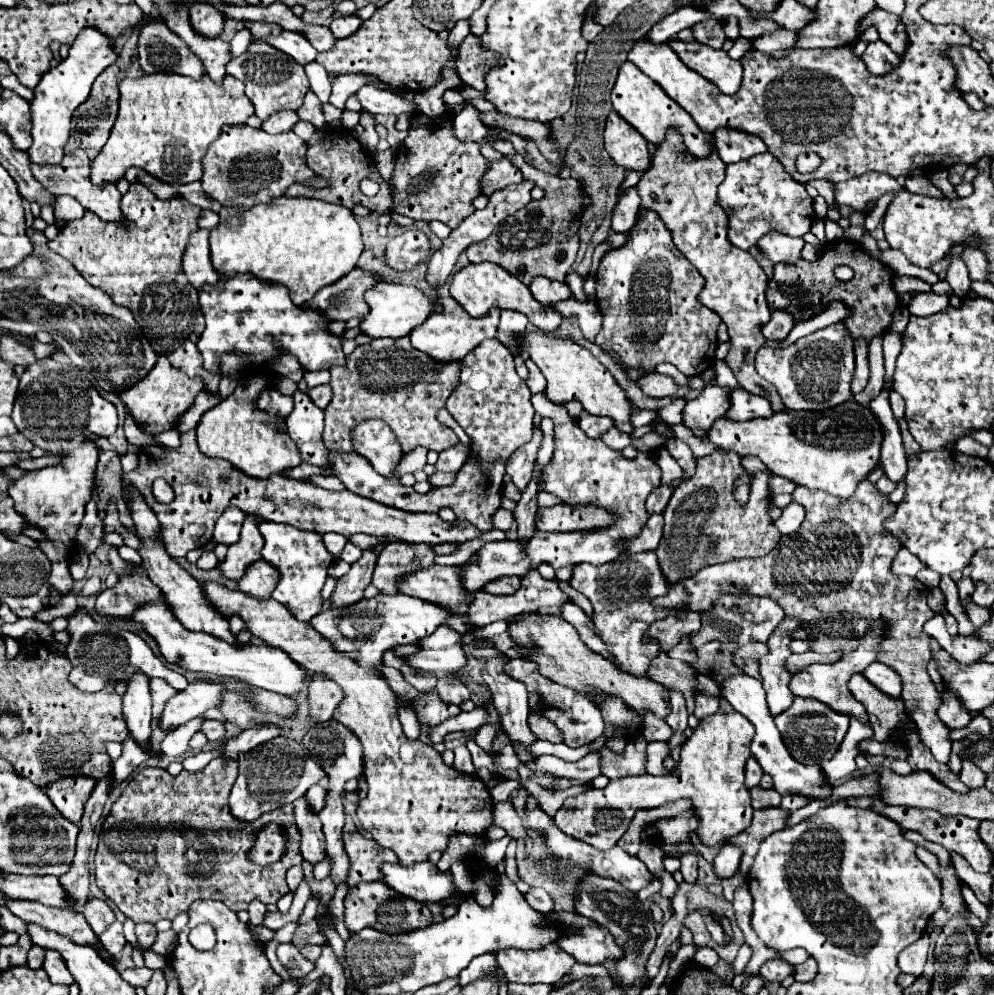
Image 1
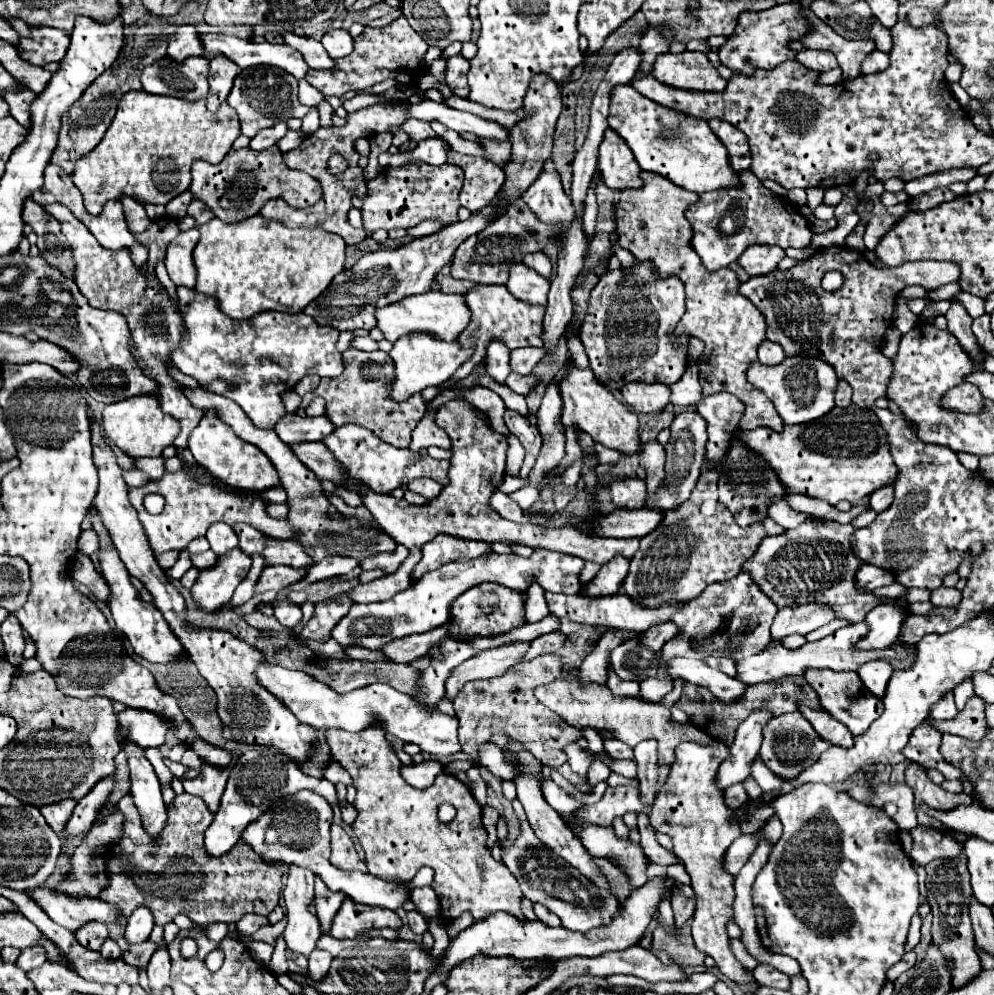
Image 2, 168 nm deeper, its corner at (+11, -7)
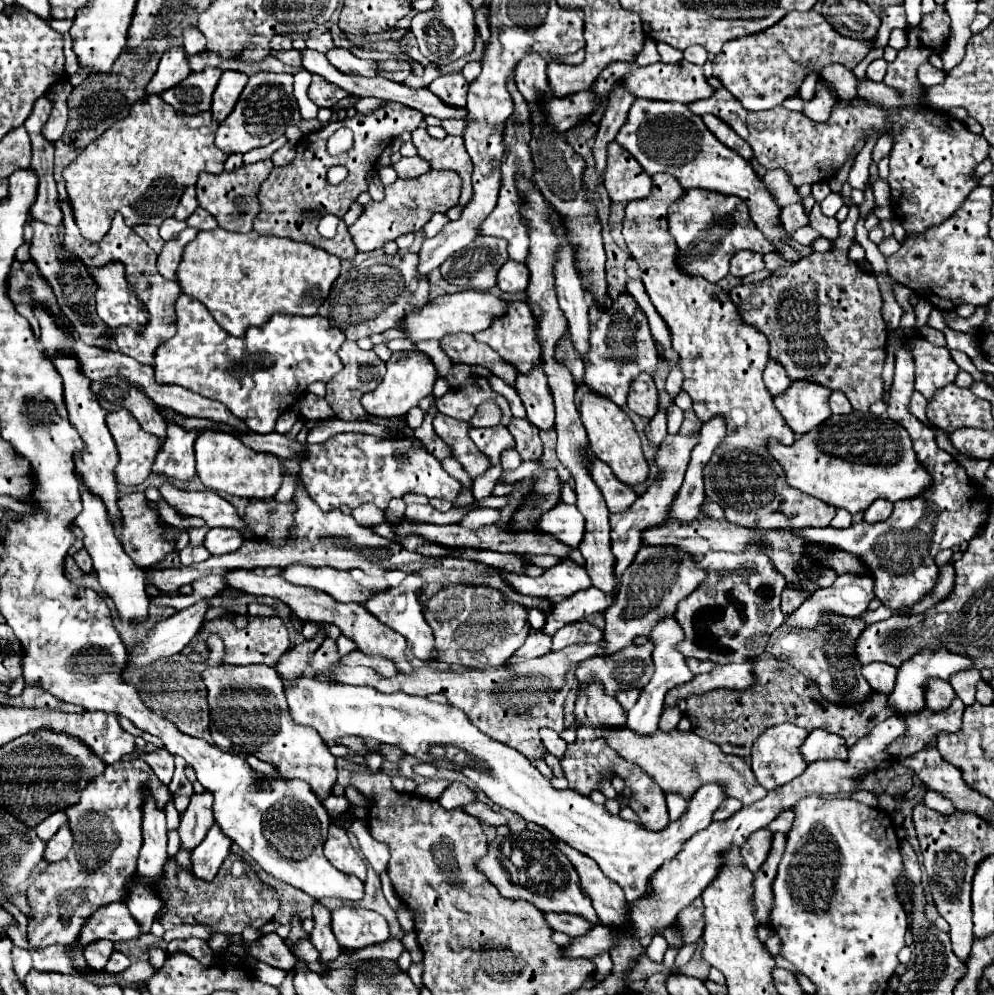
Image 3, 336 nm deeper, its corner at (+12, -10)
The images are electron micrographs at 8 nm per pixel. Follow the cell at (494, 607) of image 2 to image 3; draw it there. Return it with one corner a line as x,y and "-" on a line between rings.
445,587
441,595
435,595
429,599
429,607
425,607
425,621
431,625
435,635
435,647
439,653
439,659
447,665
461,663
469,669
491,669
501,667
513,651
517,651
525,637
529,635
529,621
527,621
527,609
515,601
509,601
499,589
493,587

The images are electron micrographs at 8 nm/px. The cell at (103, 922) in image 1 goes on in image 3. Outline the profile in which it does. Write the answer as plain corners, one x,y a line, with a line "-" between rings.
99,939
95,943
85,945
81,951
83,951
83,957
89,967
105,967
105,963
113,951
113,943
109,939

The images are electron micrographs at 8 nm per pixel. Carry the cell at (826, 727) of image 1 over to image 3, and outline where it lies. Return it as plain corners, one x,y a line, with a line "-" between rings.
783,723
783,725
775,725
769,727
765,733
761,733
755,743
753,743
753,751
751,751
751,767
755,771
757,781
767,789
773,791
785,783
789,783
791,779
799,777
805,769
807,769
807,761
803,759
799,747
803,745
807,737
807,731
803,727
797,727
793,723

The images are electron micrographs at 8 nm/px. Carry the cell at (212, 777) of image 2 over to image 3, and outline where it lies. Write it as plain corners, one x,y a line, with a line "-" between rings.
207,789
203,793
191,795
191,803
185,809
181,825
179,825
179,837
181,837
183,849
191,851
205,839
209,827
215,821
211,805
213,805
213,795
209,795

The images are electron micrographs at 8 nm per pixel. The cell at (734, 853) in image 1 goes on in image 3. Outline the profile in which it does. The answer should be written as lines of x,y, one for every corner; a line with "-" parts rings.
761,829
761,831
755,831
745,841
745,845
741,845
741,857
749,871
757,871
757,867
761,867
761,863
765,861
765,855
769,853
771,837
773,833
769,829

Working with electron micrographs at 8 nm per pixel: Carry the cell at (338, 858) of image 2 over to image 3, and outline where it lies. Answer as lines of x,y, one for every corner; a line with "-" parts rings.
331,825
329,837
325,841
325,857
339,871
349,873
349,875
355,875
361,881
365,881
365,863
357,855
357,851
351,847
345,829
341,829
337,825

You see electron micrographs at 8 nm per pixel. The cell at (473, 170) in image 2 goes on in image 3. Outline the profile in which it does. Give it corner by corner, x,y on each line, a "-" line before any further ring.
417,127
411,135
413,135
413,145
417,147
419,157
429,159
433,169
453,169
461,175
463,179
461,201
457,207
449,211
451,221
459,219
463,213
463,205
467,205
467,201
473,197
473,183
471,183
473,161
469,159
469,153
465,151
463,139
455,135
447,135
445,139
435,139
423,127

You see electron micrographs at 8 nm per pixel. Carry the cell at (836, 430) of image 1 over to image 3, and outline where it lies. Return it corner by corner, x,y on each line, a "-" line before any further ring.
857,411
831,415
825,427
799,435
793,445
769,439
767,451
783,467
787,485
849,513
865,511
875,499
895,503
897,499
915,497
929,487
929,473
917,463
909,435
905,435
899,423
889,421
887,415

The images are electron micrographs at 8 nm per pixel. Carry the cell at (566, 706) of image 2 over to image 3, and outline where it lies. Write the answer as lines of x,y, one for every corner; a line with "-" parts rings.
601,727
601,731
609,747
613,747
625,761
635,763
649,773
665,793
673,791
691,799
693,791
697,791
701,783
717,779
717,783
729,783
729,797
741,799
743,805
755,803
767,795
767,791
757,783
749,759
727,755
715,743
695,735
693,731
679,731
677,727
669,733
659,729
653,735
641,735
629,727

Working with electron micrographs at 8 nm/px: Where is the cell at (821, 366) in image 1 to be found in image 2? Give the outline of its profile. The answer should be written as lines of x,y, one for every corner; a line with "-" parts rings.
790,356
778,366
764,366
760,362
752,364
748,372
748,380
758,386
772,400
776,412
784,420
784,424
804,424
812,422
834,408
834,392
836,392
836,372
830,364
818,358
806,356

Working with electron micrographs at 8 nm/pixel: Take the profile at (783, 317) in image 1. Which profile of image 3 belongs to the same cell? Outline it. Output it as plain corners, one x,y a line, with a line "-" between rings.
769,359
769,363
765,365
763,379
765,379
765,387
769,389
771,395
781,395
781,391
785,391
785,387
789,387
789,383
791,383
785,369
775,359

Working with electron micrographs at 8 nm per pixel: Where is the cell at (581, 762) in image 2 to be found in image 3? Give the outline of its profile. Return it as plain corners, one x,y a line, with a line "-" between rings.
541,729
541,739
543,739
543,743
545,743
545,747
547,747
547,751
549,751
551,755
555,755
557,759
561,759
561,757
565,755
567,743
565,743
555,731
551,731
551,729

